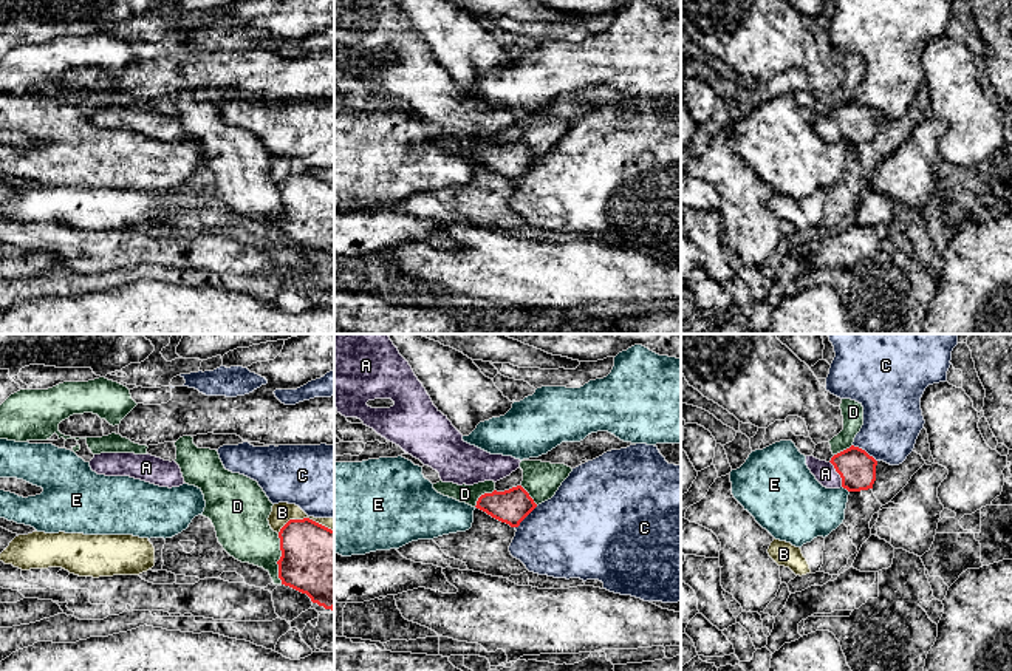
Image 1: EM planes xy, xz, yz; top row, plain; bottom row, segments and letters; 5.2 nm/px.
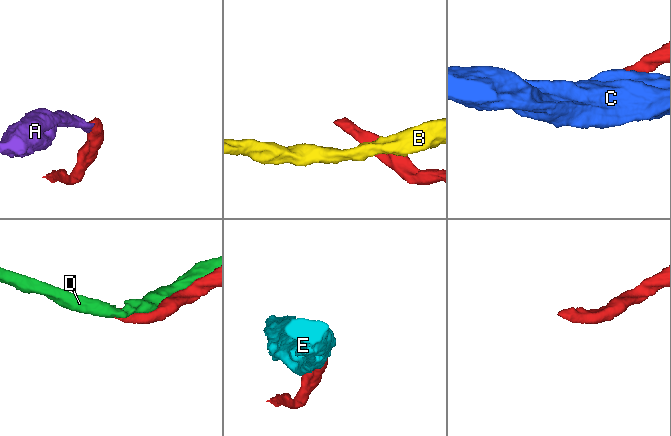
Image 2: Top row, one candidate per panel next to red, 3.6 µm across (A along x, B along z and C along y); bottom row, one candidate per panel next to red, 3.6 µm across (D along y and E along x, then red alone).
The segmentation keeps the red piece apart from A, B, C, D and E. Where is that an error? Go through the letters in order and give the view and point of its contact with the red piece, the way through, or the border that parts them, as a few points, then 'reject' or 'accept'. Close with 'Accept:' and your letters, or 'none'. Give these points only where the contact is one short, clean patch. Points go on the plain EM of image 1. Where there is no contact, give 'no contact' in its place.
A: contact yz (837, 126); way yz (856, 121), (837, 126), (825, 127); accept
B: contact xy (305, 172); border xy (333, 184), (308, 172), (291, 172), (277, 186); reject
C: contact yz (864, 104); reject
D: contact xy (280, 212); reject
E: contact yz (845, 141); border yz (842, 139), (848, 146); reject
Accept: A

